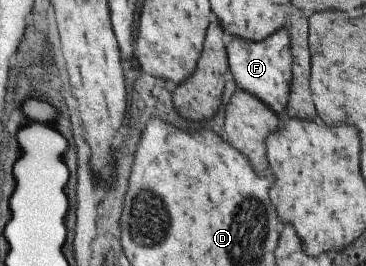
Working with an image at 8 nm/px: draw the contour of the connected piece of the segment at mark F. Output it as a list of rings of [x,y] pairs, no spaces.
[[[280,29],[278,33],[274,32],[271,36],[259,42],[244,41],[240,38],[232,39],[225,52],[227,53],[227,66],[232,79],[235,81],[235,87],[249,93],[256,99],[259,99],[264,105],[267,105],[277,115],[278,121],[280,121],[280,113],[285,110],[291,82],[291,49],[286,31]]]

